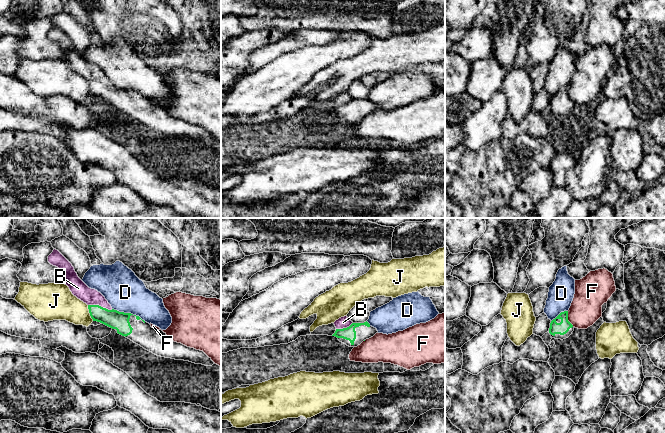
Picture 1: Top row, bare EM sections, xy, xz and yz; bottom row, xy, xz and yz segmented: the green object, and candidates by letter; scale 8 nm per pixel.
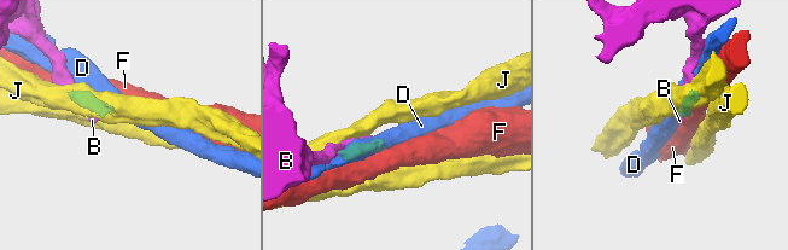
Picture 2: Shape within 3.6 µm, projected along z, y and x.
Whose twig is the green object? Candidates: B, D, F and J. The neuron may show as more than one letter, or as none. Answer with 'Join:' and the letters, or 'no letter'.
Join: no letter

